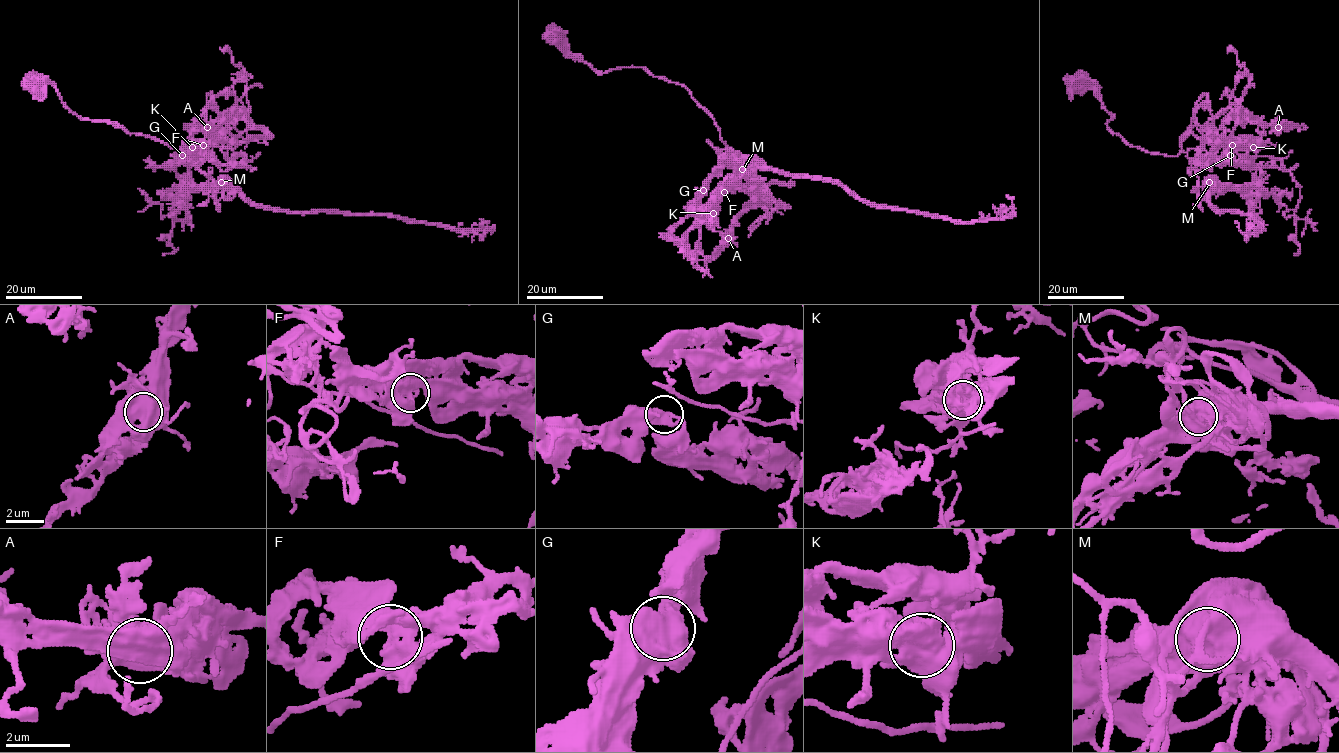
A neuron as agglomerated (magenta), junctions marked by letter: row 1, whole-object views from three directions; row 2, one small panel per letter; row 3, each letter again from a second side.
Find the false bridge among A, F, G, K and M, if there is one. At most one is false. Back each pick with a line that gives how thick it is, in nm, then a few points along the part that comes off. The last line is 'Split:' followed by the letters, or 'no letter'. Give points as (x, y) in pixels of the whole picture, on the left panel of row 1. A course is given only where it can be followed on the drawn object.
M: 1200 nm thick; foreign part runs (221, 182), (232, 184), (255, 203), (282, 210), (383, 214), (439, 226), (490, 228), (491, 233), (487, 221)
Split: M

